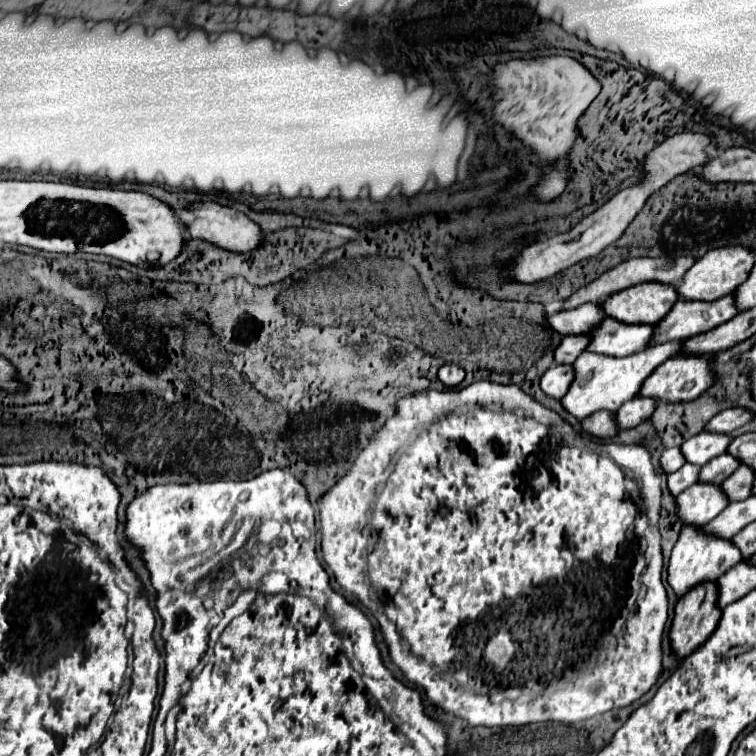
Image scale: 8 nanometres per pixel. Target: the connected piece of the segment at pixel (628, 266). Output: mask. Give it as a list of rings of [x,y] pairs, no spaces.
[[[634,257],[634,259],[628,259],[624,263],[620,263],[618,267],[606,271],[604,275],[600,275],[596,281],[592,281],[590,285],[578,289],[576,293],[572,293],[566,301],[564,301],[564,309],[574,309],[574,307],[580,307],[584,303],[604,303],[610,295],[626,289],[626,287],[632,287],[632,285],[638,285],[638,283],[648,283],[648,281],[658,281],[658,283],[680,283],[680,279],[684,277],[684,273],[688,271],[688,267],[692,267],[696,259],[694,257],[678,257],[676,259],[676,267],[666,271],[664,269],[664,263],[666,259],[664,257]]]

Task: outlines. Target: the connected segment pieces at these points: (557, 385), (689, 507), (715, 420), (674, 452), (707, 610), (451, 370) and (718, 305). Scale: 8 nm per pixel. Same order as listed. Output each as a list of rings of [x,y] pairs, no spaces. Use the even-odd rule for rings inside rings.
[[[552,365],[540,379],[540,387],[546,395],[562,399],[562,395],[568,393],[572,379],[576,377],[576,371],[572,365]]]
[[[694,483],[678,497],[678,515],[686,525],[706,525],[728,505],[728,495],[716,483]]]
[[[732,407],[732,409],[724,409],[716,417],[712,417],[706,429],[720,431],[720,433],[732,433],[734,429],[738,429],[750,421],[752,421],[752,411],[748,411],[744,407]]]
[[[676,447],[676,449],[664,449],[660,463],[662,463],[664,471],[674,473],[674,471],[678,471],[678,469],[686,463],[686,459],[682,459],[682,457],[684,457],[684,455],[682,455],[680,447]]]
[[[700,583],[678,599],[670,629],[672,647],[678,657],[688,657],[716,629],[722,611],[718,607],[718,585]]]
[[[442,365],[438,371],[438,377],[444,385],[458,385],[464,379],[466,371],[460,365]]]
[[[736,295],[720,297],[712,303],[702,301],[676,301],[672,311],[660,321],[656,329],[656,343],[666,343],[668,339],[688,339],[692,335],[706,333],[728,319],[738,315]]]

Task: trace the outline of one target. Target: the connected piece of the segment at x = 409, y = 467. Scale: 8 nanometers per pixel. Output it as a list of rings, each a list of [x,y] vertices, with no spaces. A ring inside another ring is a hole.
[[[480,380],[460,391],[429,389],[398,399],[394,403],[394,409],[396,415],[386,419],[382,429],[368,437],[366,447],[360,451],[352,467],[336,481],[334,487],[324,491],[318,499],[324,561],[332,569],[336,583],[346,593],[354,595],[358,603],[364,605],[380,623],[390,661],[404,673],[410,683],[414,683],[416,687],[424,687],[426,699],[436,711],[460,717],[470,727],[518,727],[542,721],[578,723],[594,715],[602,715],[614,707],[626,707],[640,699],[656,683],[662,671],[662,635],[668,619],[668,595],[662,585],[661,548],[656,549],[656,553],[652,553],[648,561],[644,553],[646,529],[650,523],[642,505],[642,491],[644,487],[656,487],[656,479],[661,481],[658,467],[654,467],[652,455],[648,455],[650,451],[644,445],[604,444],[589,437],[586,451],[572,441],[578,433],[568,421],[564,421],[564,437],[552,437],[551,425],[555,427],[560,415],[548,407],[542,407],[542,403],[532,401],[530,395],[526,395],[515,384],[502,385]],[[381,484],[384,485],[382,491],[376,493]],[[358,539],[366,539],[366,543],[360,545]],[[642,583],[647,587],[647,593],[640,599],[640,611],[630,617],[630,603],[636,601]],[[560,613],[574,613],[574,623],[570,625],[570,621],[560,619]],[[616,621],[624,621],[624,629],[614,631]]]

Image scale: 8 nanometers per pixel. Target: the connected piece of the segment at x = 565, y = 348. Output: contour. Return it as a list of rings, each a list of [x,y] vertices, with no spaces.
[[[582,333],[582,335],[566,335],[562,339],[562,343],[556,347],[554,351],[554,359],[556,363],[574,363],[582,351],[586,351],[590,343],[590,335]]]

